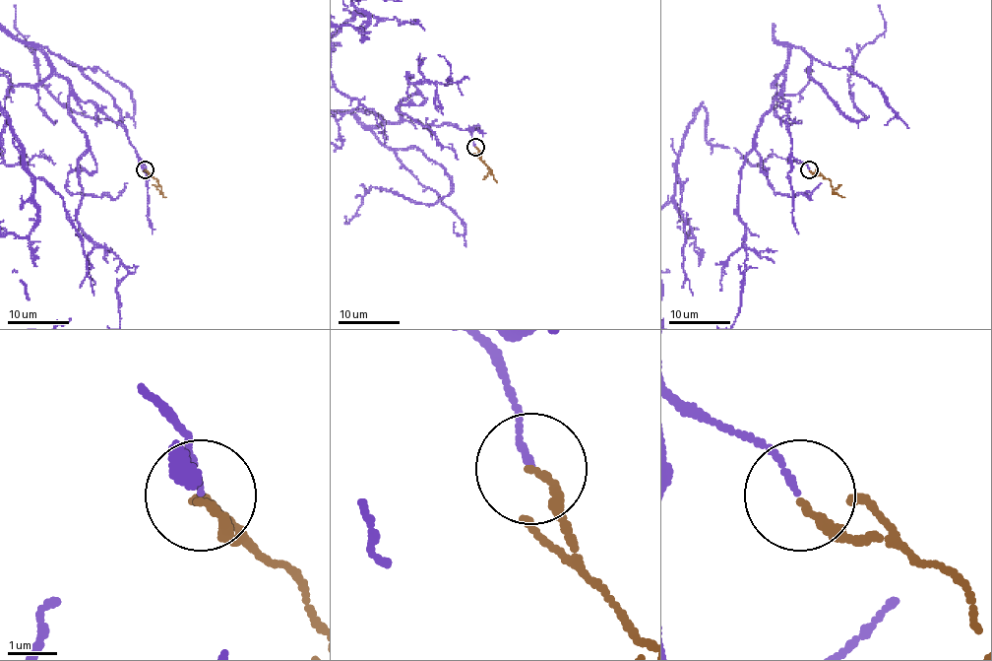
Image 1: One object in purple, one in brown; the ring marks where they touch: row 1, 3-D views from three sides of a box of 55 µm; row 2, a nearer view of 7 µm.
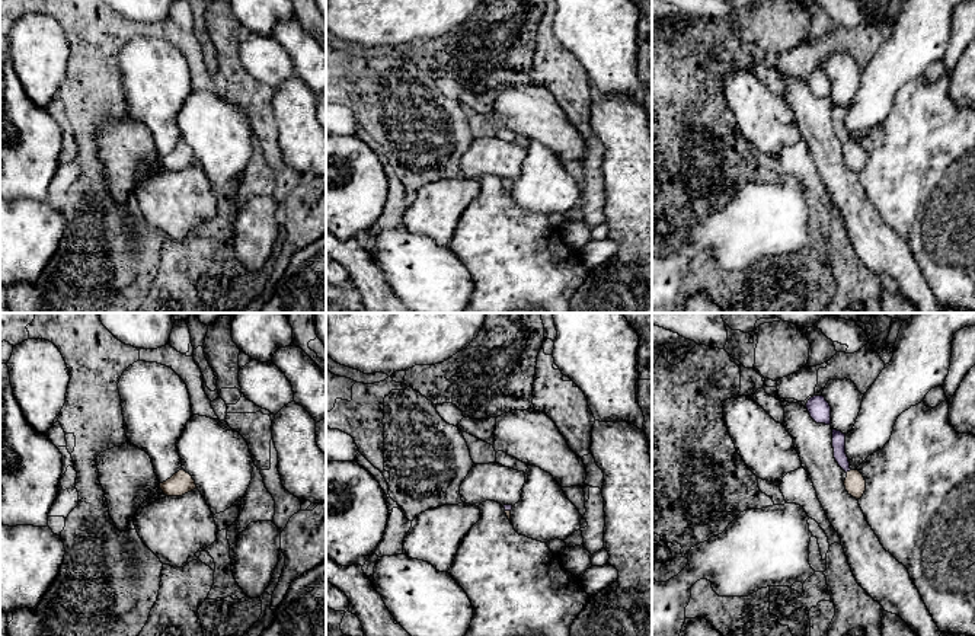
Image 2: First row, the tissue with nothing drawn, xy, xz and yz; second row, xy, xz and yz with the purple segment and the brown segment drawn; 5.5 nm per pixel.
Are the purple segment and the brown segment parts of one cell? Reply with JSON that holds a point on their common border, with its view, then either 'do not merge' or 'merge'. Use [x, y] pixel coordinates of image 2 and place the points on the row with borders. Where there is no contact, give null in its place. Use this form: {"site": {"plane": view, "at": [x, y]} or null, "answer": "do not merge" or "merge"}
{"site": {"plane": "yz", "at": [847, 470]}, "answer": "merge"}

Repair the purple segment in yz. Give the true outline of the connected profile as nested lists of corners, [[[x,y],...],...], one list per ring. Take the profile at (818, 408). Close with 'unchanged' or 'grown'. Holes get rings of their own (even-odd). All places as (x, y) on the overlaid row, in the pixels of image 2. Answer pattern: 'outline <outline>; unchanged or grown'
outline [[[824,396],[811,397],[806,409],[816,424],[831,425],[831,406]]]; unchanged

